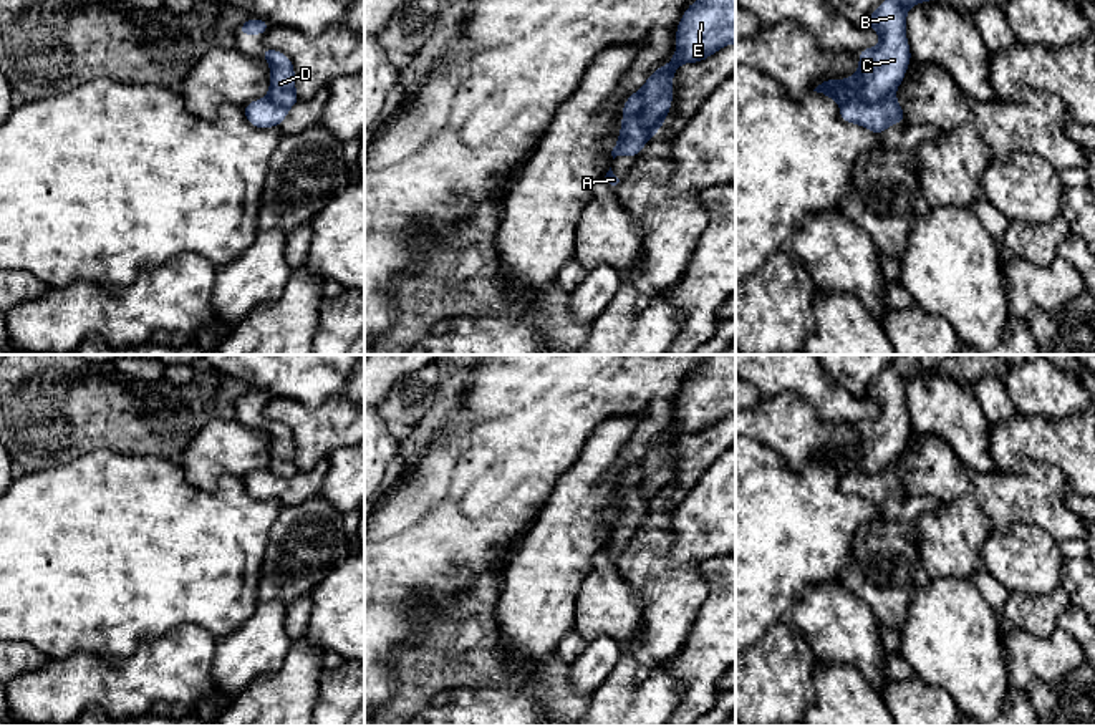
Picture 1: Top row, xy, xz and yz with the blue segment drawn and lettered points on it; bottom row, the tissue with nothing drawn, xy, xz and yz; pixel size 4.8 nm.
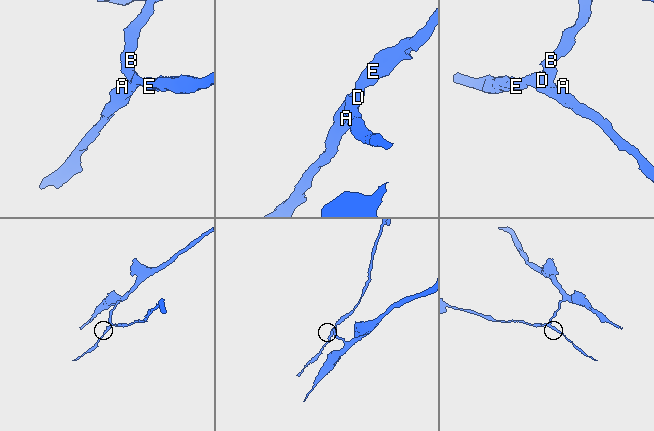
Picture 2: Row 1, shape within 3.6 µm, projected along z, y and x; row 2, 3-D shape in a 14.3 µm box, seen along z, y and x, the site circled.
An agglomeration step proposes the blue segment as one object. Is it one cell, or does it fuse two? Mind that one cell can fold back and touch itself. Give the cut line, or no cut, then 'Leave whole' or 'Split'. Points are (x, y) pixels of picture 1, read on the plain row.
Split along yz (893, 463), (875, 473), (845, 473), (840, 478). Split

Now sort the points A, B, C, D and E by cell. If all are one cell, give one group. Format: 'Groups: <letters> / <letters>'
Groups: A / B C D E

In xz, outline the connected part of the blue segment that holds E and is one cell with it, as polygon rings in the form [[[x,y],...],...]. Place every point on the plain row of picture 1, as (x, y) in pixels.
[[[707,355],[707,361],[691,375],[678,399],[673,431],[654,441],[643,459],[644,499],[656,506],[671,481],[671,451],[679,436],[697,434],[736,414],[736,355]]]

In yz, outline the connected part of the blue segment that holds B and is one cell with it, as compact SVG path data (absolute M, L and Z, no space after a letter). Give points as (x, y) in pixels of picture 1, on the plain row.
M900 355L865 394L880 404L880 416L860 421L860 439L853 448L823 451L813 462L833 469L840 477L848 472L876 474L895 464L911 433L906 383L916 375L938 371L951 356Z

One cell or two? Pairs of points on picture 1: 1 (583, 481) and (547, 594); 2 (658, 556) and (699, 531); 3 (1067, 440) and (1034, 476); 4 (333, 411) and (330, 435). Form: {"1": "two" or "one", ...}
{"1": "one", "2": "two", "3": "two", "4": "one"}

